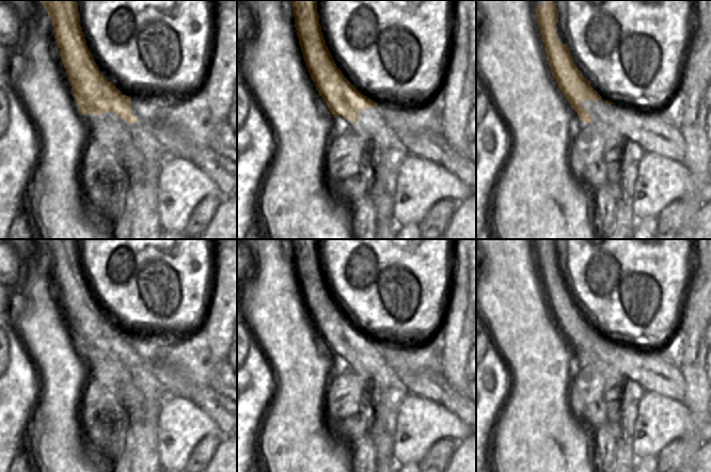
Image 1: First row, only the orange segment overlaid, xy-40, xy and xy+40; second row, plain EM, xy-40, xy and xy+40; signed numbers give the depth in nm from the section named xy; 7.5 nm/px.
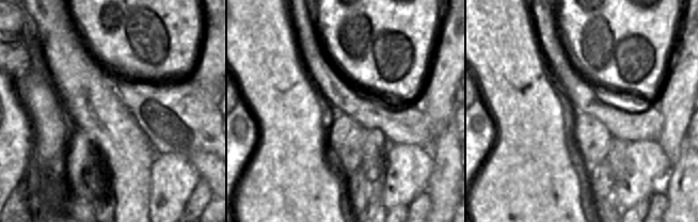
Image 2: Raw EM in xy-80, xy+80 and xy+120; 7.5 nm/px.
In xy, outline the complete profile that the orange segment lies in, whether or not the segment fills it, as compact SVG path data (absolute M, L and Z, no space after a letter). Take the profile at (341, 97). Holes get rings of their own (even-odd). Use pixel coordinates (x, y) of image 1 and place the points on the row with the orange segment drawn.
M290 0L290 3L303 59L319 95L341 128L362 137L351 124L362 110L378 103L363 95L336 66L321 32L317 0Z

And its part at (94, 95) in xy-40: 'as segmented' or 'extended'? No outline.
extended

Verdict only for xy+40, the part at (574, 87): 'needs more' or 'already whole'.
already whole

